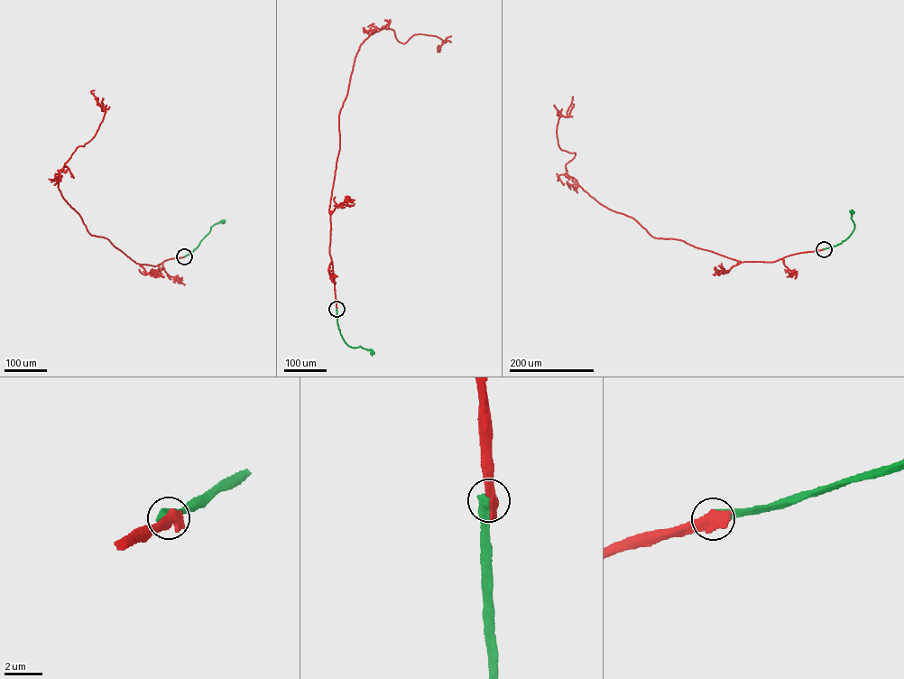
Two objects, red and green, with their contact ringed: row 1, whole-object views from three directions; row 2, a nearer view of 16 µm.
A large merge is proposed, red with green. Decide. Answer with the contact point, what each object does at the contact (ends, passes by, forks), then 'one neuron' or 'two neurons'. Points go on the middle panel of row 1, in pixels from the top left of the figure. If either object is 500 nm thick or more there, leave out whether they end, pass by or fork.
place (336, 309); two neurons

